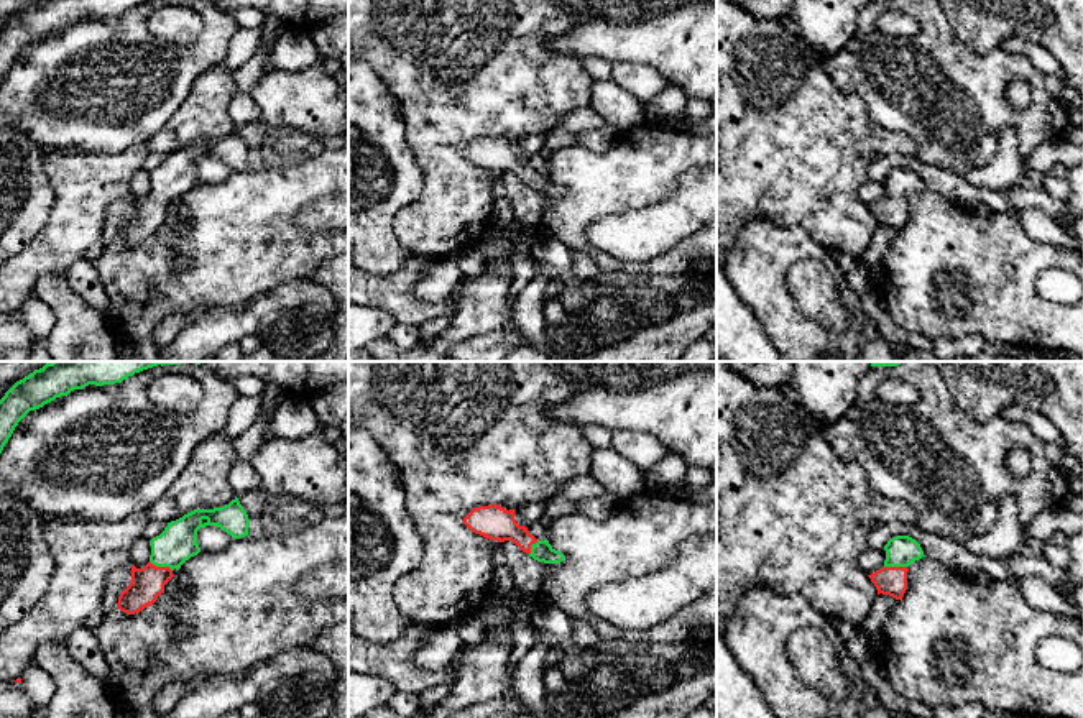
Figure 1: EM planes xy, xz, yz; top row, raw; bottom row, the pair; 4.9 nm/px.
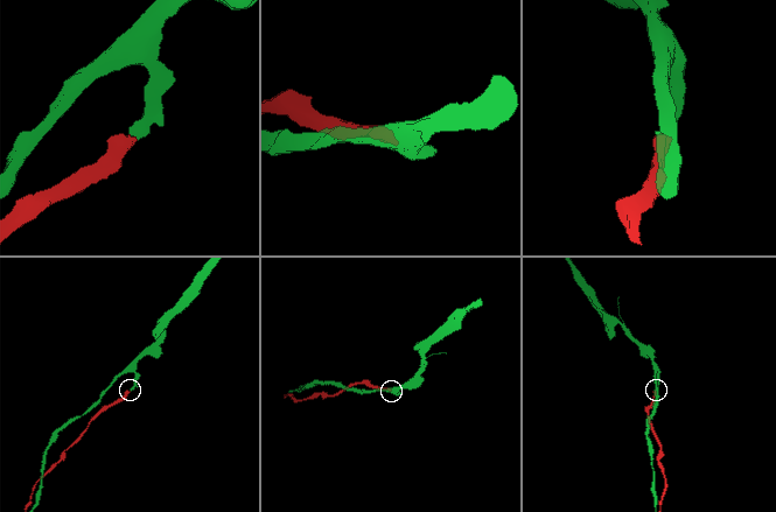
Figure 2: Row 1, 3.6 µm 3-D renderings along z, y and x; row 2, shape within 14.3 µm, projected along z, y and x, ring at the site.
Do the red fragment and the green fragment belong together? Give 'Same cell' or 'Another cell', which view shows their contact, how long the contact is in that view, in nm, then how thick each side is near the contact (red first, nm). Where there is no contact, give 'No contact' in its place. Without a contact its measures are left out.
Same cell. Touches red in xy. Shared border 120 nm. Thickness 160 nm (red) against 190 nm

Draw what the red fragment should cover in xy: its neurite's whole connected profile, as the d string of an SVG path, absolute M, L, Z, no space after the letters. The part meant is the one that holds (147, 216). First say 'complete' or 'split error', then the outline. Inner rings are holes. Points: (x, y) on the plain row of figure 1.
split error; M238 130L214 141L194 141L182 150L168 154L164 163L150 173L151 187L143 200L131 199L131 214L120 225L117 242L135 246L153 237L164 217L174 209L173 202L200 184L197 163L217 158L232 171L248 168L250 151Z

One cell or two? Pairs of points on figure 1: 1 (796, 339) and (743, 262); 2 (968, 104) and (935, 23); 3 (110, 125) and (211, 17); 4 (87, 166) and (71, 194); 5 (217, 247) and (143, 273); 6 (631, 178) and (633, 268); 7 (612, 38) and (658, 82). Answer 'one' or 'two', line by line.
1: one
2: one
3: one
4: one
5: one
6: one
7: two

